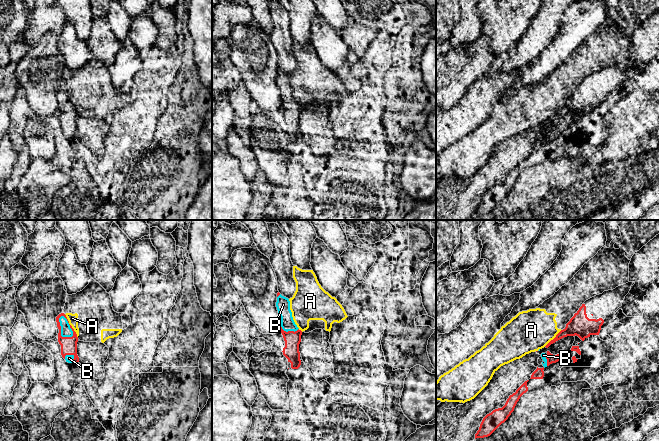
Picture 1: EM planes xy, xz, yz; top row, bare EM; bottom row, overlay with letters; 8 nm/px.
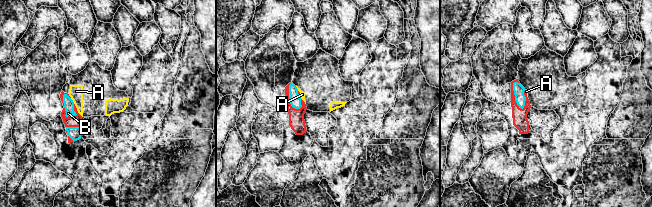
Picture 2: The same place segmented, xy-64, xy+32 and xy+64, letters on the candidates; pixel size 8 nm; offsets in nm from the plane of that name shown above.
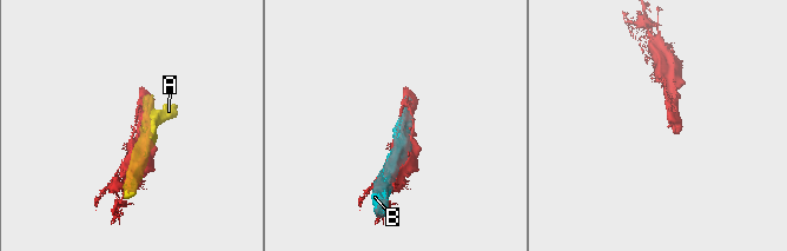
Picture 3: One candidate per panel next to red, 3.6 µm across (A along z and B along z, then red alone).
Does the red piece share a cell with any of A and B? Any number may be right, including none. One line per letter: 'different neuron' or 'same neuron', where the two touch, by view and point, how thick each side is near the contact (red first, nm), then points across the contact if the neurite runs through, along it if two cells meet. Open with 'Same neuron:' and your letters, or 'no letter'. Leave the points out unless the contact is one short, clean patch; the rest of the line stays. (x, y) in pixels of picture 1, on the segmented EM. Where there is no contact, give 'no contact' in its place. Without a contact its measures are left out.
Same neuron: B
A: different neuron; meets red in xy at (71, 326); 130 nm thick on the red side, 80 nm on the other
B: same neuron; meets red in xy at (70, 326); 130 nm thick on the red side, 90 nm on the other

